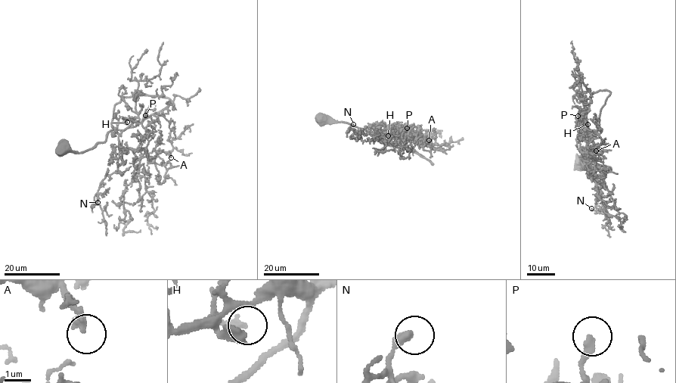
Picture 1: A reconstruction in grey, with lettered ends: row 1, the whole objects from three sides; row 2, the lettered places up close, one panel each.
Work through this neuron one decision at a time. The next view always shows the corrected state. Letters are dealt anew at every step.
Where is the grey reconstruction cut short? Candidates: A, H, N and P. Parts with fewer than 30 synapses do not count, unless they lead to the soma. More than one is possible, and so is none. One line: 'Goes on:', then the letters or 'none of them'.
Goes on: none of them

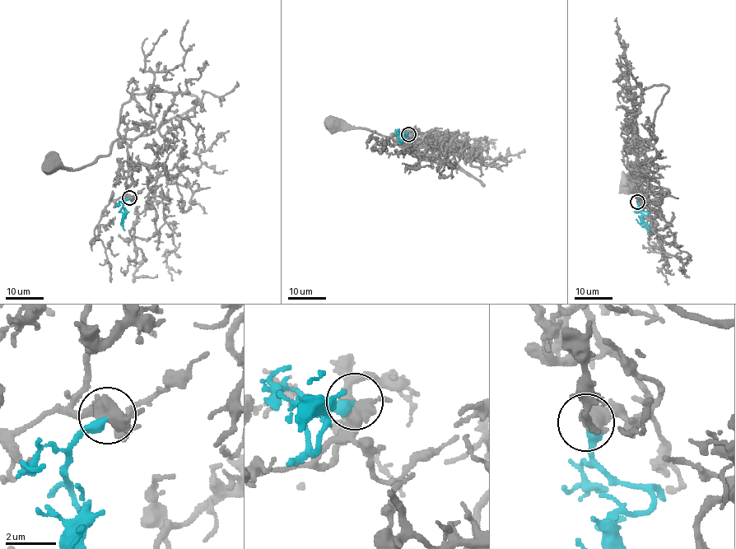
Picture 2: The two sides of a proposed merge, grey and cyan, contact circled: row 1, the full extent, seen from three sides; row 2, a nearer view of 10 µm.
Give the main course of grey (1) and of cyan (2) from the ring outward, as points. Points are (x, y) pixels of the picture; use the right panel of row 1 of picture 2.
1: (638, 202), (645, 200), (645, 196), (637, 182), (649, 169), (640, 143), (631, 186), (626, 184)
2: (638, 202), (642, 221), (650, 233)

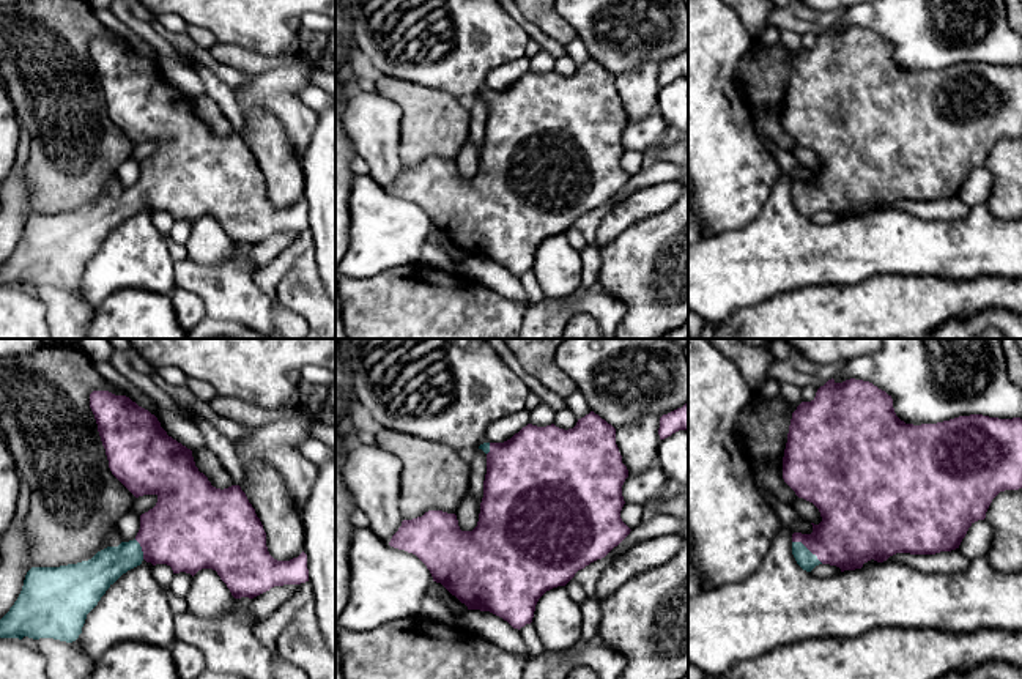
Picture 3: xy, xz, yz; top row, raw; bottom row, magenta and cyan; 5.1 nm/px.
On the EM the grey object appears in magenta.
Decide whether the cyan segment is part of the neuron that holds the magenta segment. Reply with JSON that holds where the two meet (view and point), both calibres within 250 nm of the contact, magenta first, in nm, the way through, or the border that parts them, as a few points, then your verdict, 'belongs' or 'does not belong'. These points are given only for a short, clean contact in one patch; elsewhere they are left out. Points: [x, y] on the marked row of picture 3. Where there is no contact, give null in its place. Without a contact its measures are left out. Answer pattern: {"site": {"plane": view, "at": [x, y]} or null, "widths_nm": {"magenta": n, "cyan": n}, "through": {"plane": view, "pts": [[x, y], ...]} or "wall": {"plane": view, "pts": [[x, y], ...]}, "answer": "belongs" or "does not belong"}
{"site": {"plane": "yz", "at": [808, 549]}, "widths_nm": {"magenta": 340, "cyan": 90}, "through": {"plane": "yz", "pts": [[852, 531], [841, 539], [808, 549], [803, 556]]}, "answer": "belongs"}

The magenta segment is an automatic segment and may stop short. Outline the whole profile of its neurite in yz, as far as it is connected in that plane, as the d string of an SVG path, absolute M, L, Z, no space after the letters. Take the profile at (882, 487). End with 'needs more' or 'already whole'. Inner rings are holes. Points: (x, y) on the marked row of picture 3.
M831 378L817 389L816 397L811 402L802 402L792 413L783 457L783 479L798 498L813 503L819 509L822 517L822 521L819 525L811 523L811 534L792 534L792 555L797 564L806 572L811 572L819 564L836 566L841 569L841 572L855 570L861 569L863 564L871 559L883 562L896 553L935 555L940 551L951 551L959 548L968 528L975 521L986 518L986 512L992 499L1000 492L1022 488L1022 419L998 419L983 414L970 414L937 424L905 424L896 416L891 395L888 395L872 383L855 378L836 383Z | needs more

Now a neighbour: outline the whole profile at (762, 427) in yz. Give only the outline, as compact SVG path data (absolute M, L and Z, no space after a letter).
M751 392L748 405L739 414L737 432L740 449L748 460L757 487L792 506L797 495L784 482L779 469L791 419L792 411L779 394L764 402L756 392Z

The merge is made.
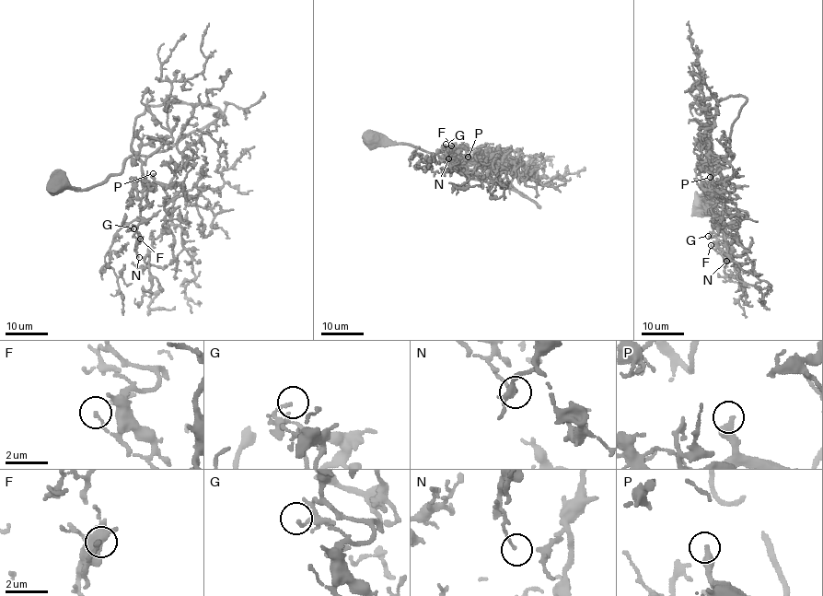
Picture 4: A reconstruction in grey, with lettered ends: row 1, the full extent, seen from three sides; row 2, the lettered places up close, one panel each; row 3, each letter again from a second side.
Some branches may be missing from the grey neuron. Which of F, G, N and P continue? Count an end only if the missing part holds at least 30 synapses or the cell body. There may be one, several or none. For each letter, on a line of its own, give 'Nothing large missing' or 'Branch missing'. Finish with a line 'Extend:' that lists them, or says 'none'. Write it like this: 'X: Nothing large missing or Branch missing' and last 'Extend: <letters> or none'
F: Nothing large missing
G: Nothing large missing
N: Nothing large missing
P: Branch missing
Extend: P

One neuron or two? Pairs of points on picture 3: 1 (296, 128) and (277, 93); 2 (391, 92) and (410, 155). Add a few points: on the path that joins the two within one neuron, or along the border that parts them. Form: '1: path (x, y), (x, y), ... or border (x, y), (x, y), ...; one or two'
1: path (296, 120), (282, 101); one
2: path (407, 104), (411, 109), (411, 139); one

